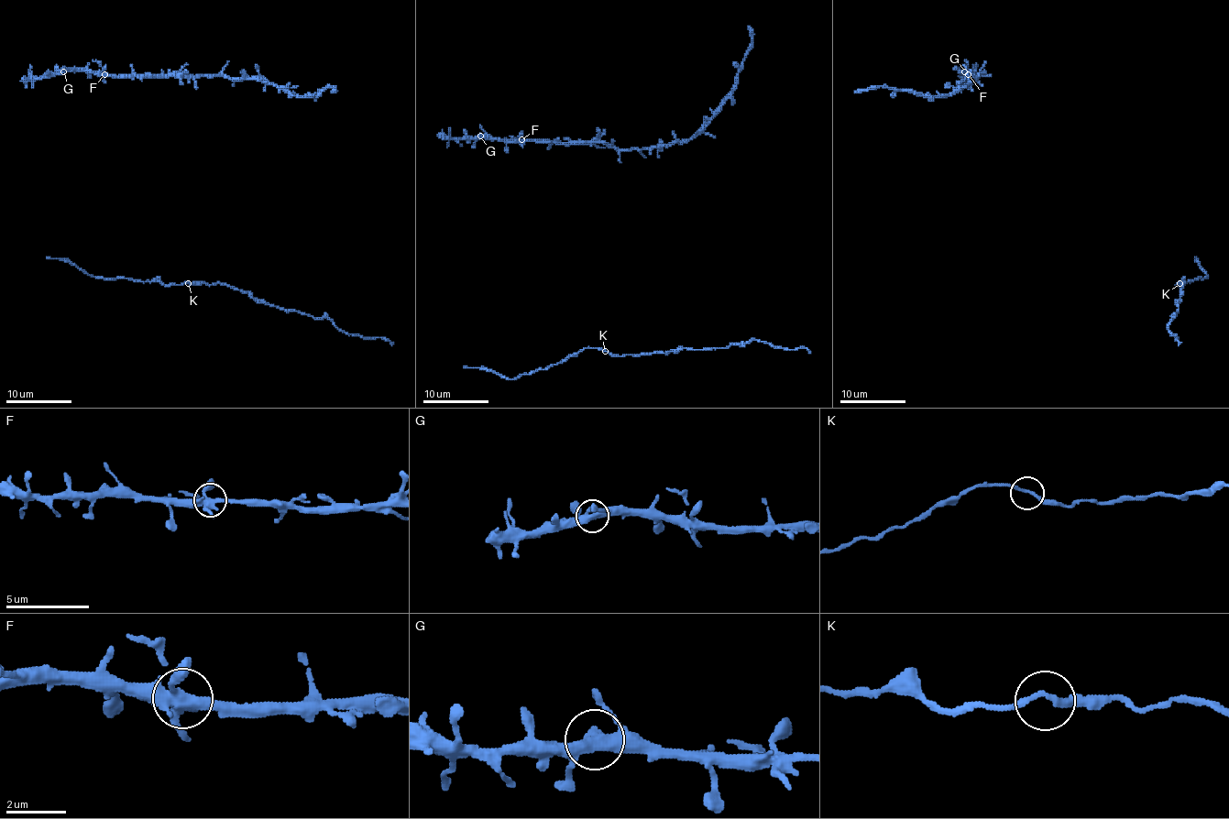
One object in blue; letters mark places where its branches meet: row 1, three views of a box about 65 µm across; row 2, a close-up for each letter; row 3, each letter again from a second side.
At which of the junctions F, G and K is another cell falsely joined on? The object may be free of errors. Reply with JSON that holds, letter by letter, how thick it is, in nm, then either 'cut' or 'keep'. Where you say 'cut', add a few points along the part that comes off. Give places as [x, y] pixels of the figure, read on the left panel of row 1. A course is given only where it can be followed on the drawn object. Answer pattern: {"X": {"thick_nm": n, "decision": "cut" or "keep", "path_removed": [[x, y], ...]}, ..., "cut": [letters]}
{"F": {"thick_nm": 400, "decision": "keep"}, "G": {"thick_nm": 400, "decision": "keep"}, "K": {"thick_nm": 180, "decision": "keep"}, "cut": []}

